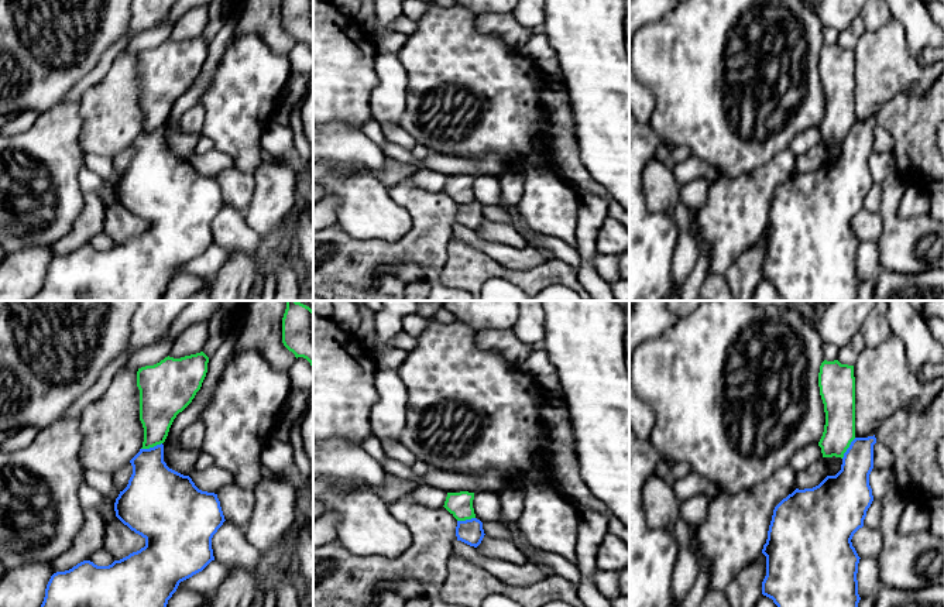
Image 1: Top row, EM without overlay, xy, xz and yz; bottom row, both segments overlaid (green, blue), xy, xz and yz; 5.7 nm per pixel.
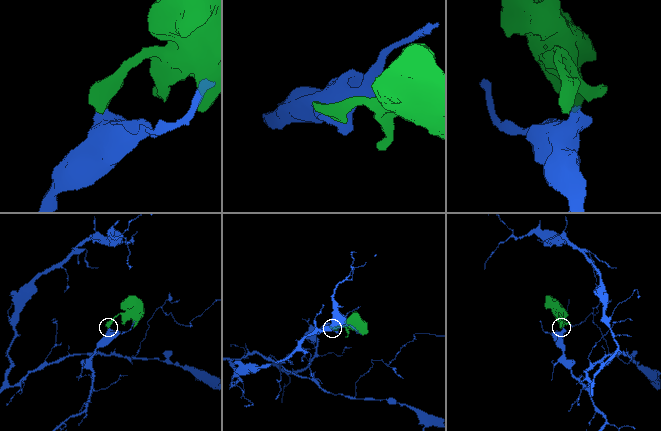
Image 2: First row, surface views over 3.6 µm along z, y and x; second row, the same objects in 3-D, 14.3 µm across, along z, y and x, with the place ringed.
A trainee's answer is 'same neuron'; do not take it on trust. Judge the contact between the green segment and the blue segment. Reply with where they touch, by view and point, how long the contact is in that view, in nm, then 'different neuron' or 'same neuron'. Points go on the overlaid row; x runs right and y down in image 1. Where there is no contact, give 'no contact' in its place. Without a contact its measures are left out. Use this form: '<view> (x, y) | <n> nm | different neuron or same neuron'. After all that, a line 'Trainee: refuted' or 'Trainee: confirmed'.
xy (151, 446) | 130 nm | different neuron
Trainee: refuted

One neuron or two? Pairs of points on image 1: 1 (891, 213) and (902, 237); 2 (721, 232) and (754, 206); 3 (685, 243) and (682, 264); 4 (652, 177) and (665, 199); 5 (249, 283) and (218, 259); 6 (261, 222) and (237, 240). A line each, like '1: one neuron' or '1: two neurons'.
1: one neuron
2: one neuron
3: one neuron
4: one neuron
5: two neurons
6: two neurons

